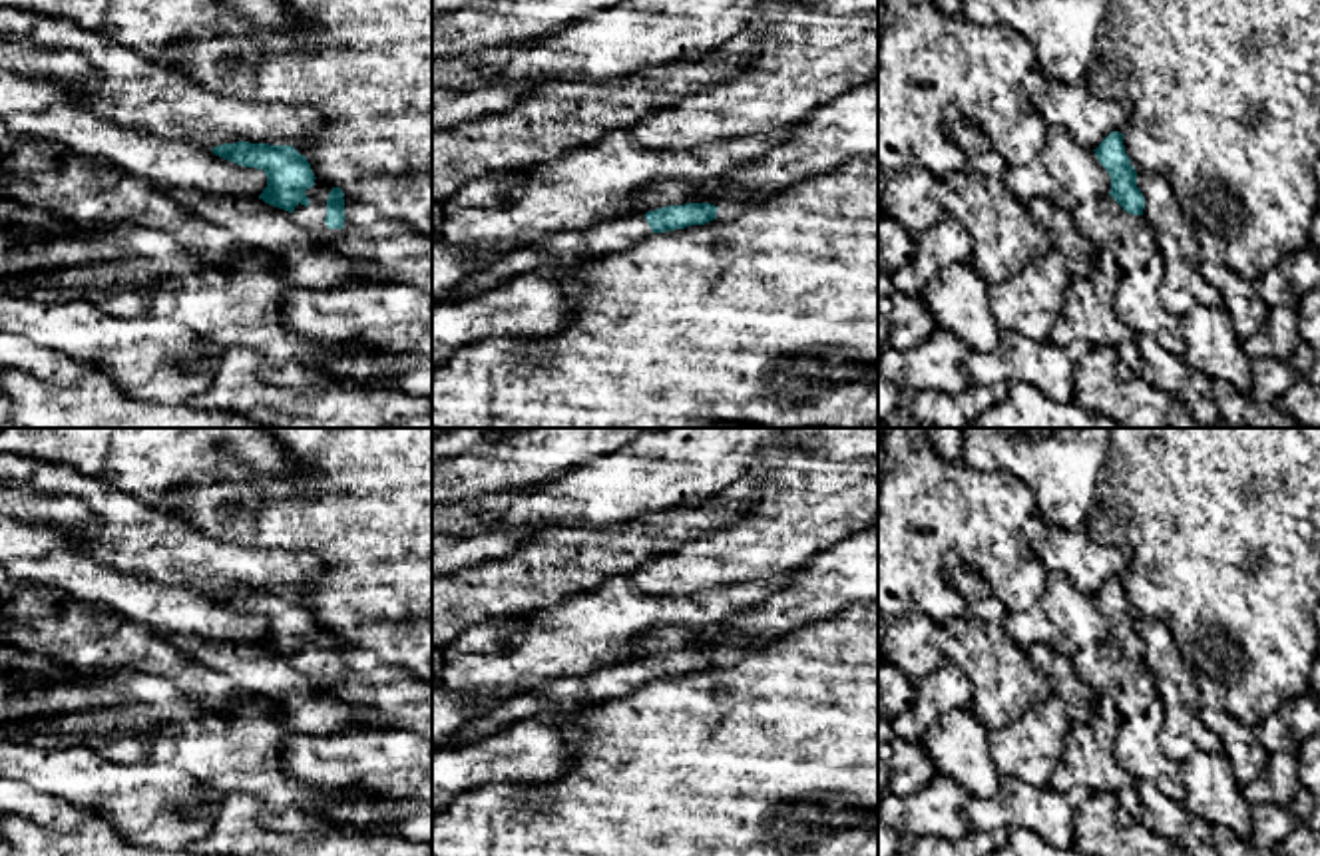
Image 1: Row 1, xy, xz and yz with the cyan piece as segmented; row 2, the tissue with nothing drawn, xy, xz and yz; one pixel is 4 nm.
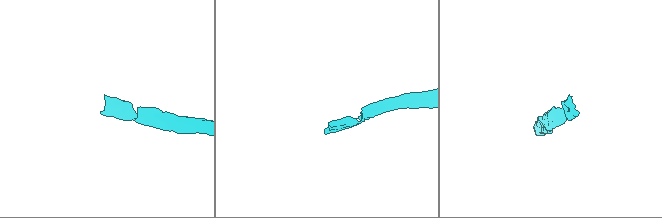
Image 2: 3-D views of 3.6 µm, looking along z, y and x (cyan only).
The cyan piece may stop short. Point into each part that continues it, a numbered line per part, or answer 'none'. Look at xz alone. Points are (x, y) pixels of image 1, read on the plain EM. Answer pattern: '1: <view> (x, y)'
1: xz (562, 695)

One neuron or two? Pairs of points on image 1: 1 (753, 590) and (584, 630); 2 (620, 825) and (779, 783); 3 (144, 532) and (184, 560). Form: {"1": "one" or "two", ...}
{"1": "one", "2": "one", "3": "one"}

